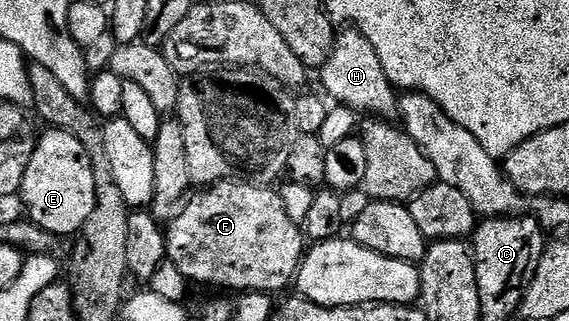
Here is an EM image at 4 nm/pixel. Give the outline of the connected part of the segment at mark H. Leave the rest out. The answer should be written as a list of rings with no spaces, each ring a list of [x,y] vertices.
[[[345,27],[337,35],[333,52],[324,67],[319,69],[318,76],[328,91],[326,96],[329,101],[344,105],[361,117],[392,122],[400,116],[397,89],[390,82],[390,78],[386,78],[386,70],[382,62],[378,62],[374,46],[370,46],[368,39],[354,27]]]

